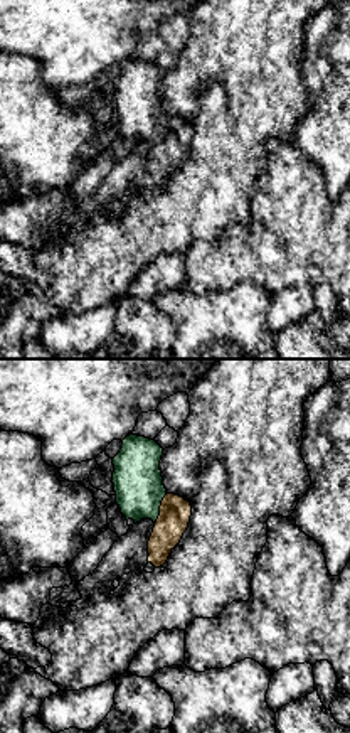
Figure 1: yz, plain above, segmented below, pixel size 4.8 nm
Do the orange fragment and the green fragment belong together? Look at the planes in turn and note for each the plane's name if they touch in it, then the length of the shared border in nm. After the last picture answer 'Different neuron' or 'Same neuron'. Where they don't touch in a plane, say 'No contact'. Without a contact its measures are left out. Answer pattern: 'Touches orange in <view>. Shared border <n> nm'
Touches orange in yz. Shared border 160 nm

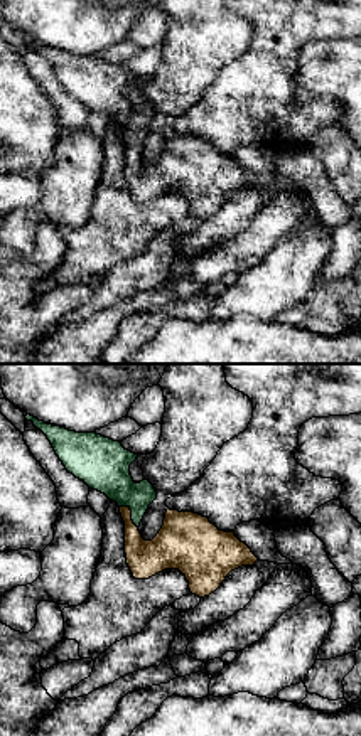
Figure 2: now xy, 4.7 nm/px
Touches orange in xy. Shared border 140 nm

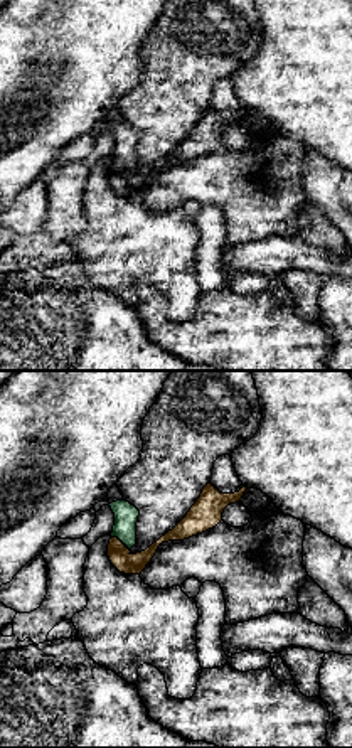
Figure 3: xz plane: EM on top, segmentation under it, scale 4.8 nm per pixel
Touches orange in xz. Shared border 110 nm

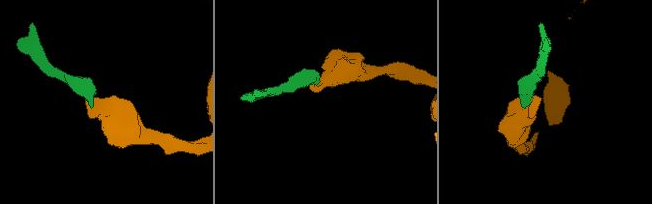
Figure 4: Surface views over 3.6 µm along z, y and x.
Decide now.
Same neuron

